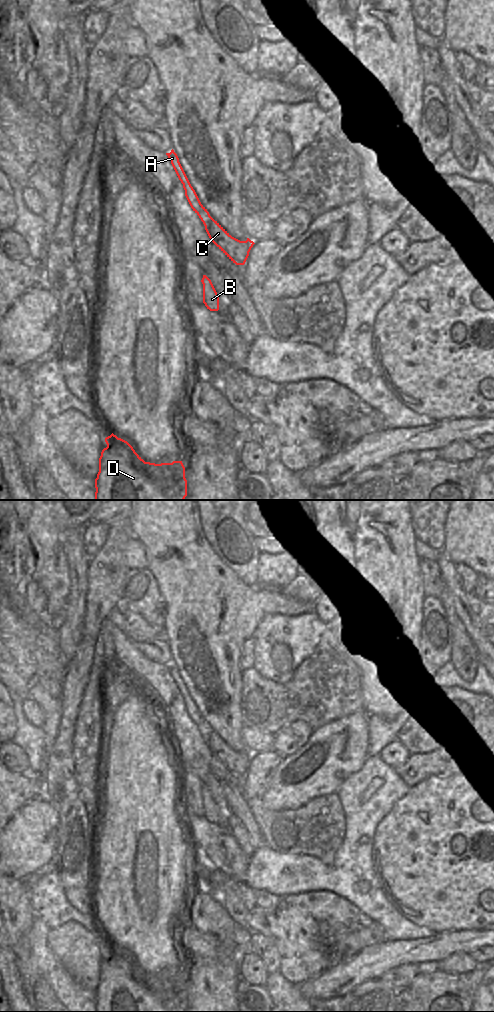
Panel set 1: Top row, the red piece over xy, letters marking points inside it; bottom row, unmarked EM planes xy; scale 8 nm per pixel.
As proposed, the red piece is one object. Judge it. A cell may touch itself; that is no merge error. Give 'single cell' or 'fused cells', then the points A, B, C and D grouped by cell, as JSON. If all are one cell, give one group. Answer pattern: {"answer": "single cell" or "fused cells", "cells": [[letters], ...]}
{"answer": "single cell", "cells": [["A", "B", "C", "D"]]}

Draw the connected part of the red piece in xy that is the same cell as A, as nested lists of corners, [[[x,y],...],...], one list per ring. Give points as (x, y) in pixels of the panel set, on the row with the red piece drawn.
[[[172,149],[170,153],[166,153],[171,164],[183,184],[185,196],[193,209],[199,216],[205,226],[205,230],[211,241],[236,265],[244,265],[251,248],[255,244],[249,238],[246,241],[240,241],[232,237],[217,221],[215,221],[201,204],[195,190],[191,186],[180,162],[177,154]]]

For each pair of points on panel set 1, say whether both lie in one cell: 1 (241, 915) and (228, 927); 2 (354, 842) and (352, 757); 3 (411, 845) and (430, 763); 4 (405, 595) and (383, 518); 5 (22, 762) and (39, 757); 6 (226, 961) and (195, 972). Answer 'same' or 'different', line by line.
1: different
2: different
3: different
4: same
5: different
6: same

